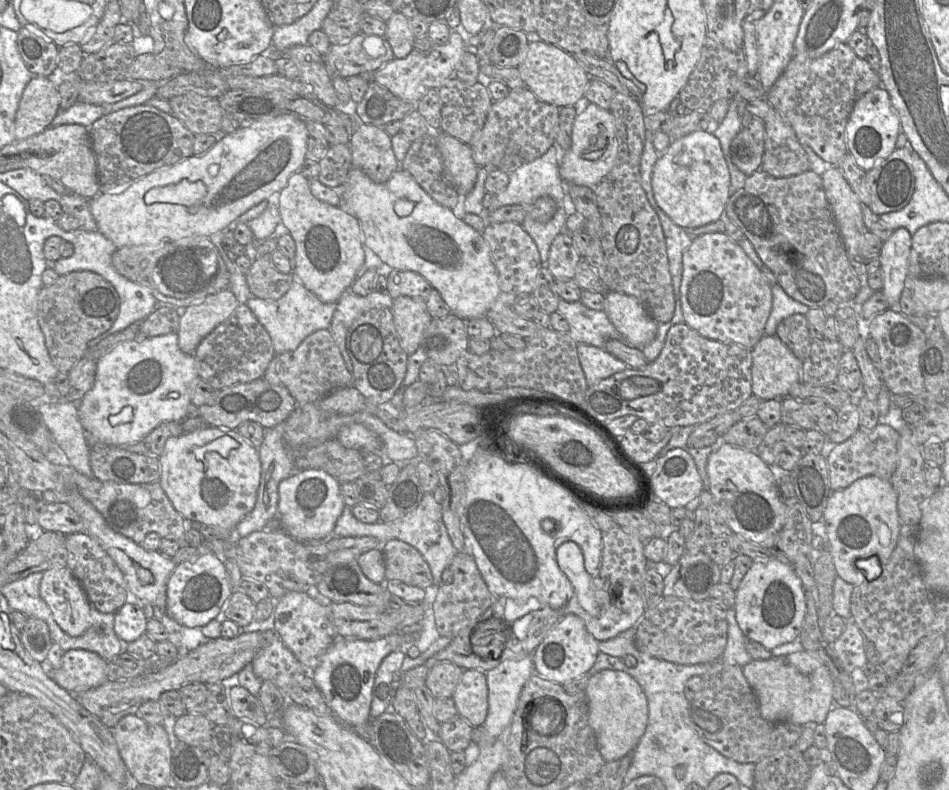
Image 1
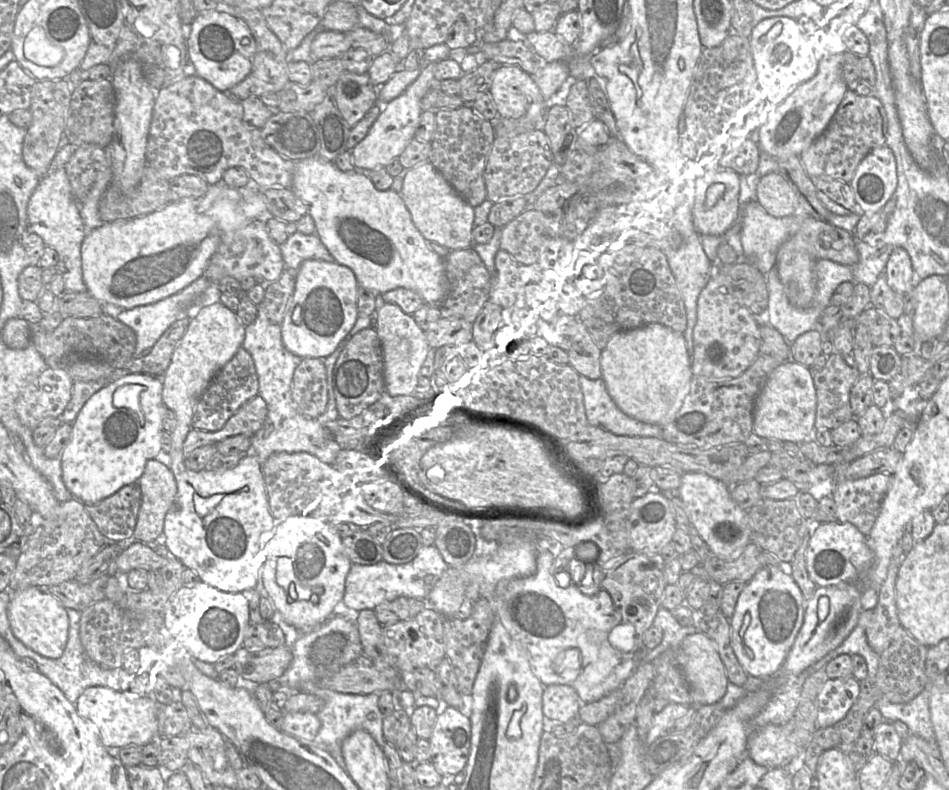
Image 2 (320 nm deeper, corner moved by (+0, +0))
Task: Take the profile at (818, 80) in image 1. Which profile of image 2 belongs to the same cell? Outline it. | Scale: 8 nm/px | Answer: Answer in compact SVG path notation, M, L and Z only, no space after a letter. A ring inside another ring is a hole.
M847 89L827 128L799 158L810 177L832 178L849 183L867 154L883 145L886 145L886 138L879 101L873 95L859 95Z

